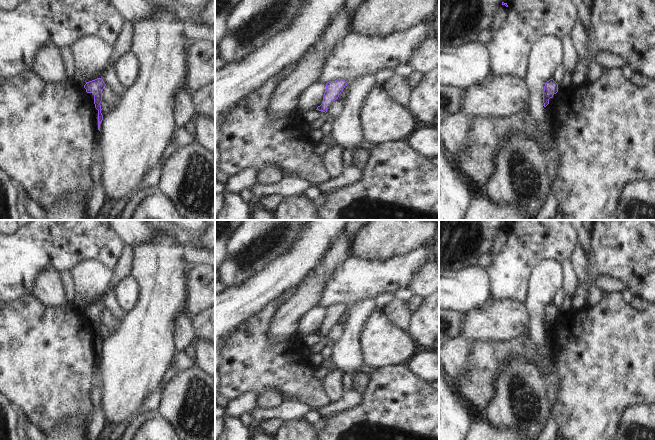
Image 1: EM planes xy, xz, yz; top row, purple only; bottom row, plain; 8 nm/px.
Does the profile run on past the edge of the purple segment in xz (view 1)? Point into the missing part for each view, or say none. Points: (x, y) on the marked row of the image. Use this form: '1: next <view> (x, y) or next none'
1: next none

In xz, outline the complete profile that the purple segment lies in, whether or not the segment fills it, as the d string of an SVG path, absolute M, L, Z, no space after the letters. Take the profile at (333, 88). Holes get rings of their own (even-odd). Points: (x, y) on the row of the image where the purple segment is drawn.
M337 79L335 81L329 81L326 83L326 90L324 93L324 98L322 104L317 107L316 110L327 112L327 107L336 99L347 86L347 81L344 79Z

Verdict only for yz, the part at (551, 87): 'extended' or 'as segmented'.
as segmented

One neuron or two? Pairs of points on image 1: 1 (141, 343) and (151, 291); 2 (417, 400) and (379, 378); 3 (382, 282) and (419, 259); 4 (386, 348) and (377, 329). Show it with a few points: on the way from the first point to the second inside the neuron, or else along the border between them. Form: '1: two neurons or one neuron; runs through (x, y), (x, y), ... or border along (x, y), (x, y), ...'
1: one neuron; runs through (147, 330), (151, 322), (151, 304)
2: one neuron; runs through (408, 400), (401, 400), (388, 387)
3: one neuron; runs through (391, 275), (410, 262)
4: one neuron; runs through (382, 343), (378, 334)

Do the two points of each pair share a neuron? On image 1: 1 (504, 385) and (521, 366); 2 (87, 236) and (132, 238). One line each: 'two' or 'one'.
1: one
2: two

